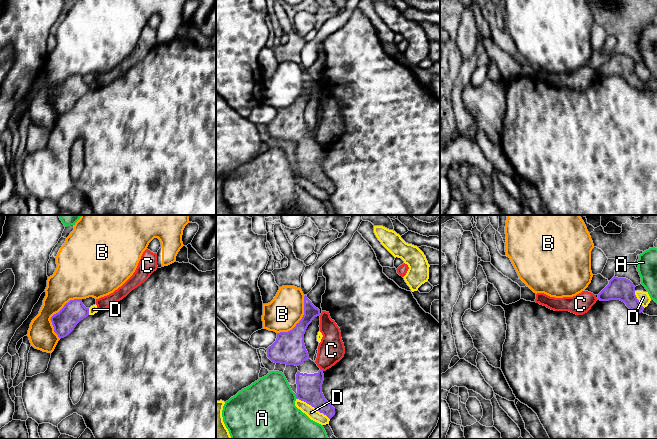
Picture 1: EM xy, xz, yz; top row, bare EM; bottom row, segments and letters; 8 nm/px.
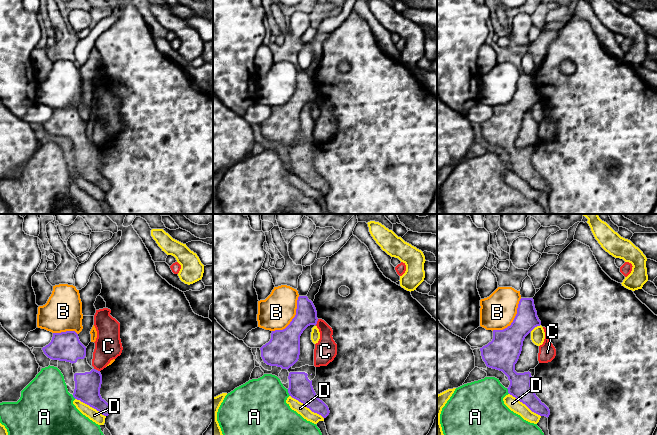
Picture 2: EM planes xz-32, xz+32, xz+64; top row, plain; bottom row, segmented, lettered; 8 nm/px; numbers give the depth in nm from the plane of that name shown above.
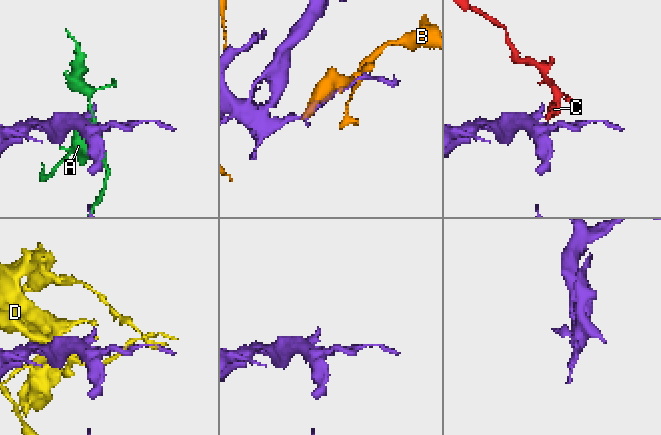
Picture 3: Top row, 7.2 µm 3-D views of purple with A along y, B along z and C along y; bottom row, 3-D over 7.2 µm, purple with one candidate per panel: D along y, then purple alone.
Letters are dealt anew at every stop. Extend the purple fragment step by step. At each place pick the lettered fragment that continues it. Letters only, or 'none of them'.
none of them

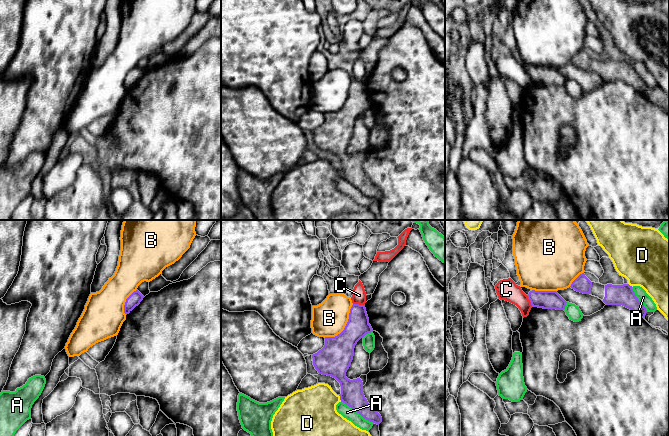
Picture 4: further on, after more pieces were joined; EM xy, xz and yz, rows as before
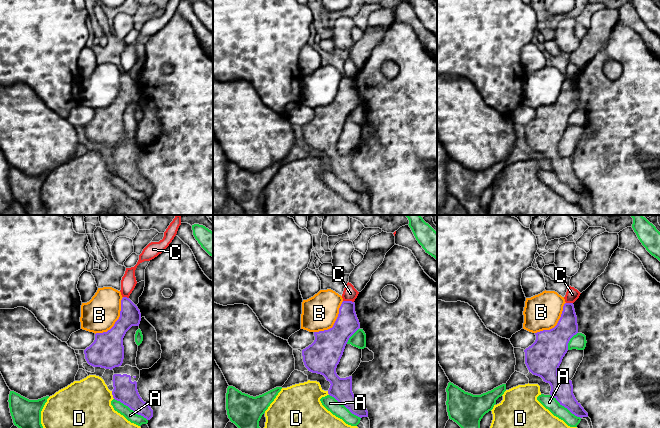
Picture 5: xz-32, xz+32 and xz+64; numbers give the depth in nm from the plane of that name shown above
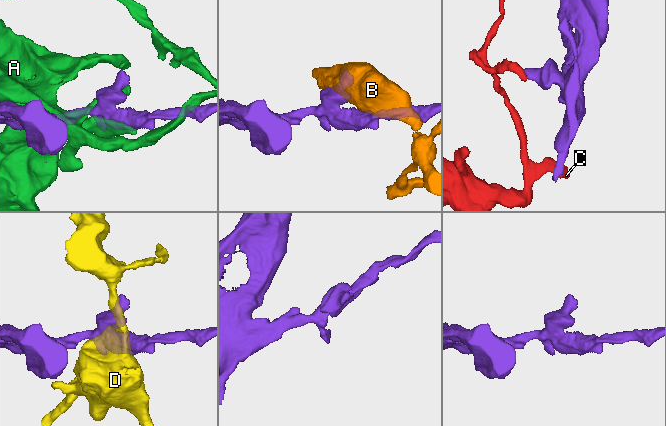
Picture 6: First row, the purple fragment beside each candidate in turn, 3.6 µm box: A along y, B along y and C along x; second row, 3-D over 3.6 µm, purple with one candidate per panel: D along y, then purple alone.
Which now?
none of them

